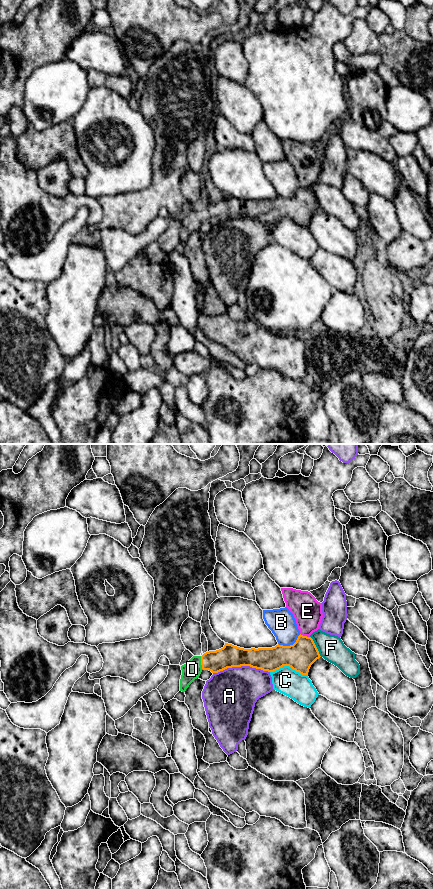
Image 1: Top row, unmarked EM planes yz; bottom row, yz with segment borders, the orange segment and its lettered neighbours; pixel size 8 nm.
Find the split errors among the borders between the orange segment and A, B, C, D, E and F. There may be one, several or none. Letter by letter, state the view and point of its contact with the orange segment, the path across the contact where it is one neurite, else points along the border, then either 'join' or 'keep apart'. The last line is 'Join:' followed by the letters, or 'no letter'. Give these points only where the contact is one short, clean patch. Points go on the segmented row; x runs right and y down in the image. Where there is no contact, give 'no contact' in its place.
A: meets orange in yz at (241, 665); keep apart
B: meets orange in yz at (290, 645); keep apart
C: meets orange in yz at (289, 666); keep apart
D: meets orange in yz at (201, 663); runs through yz (229, 656), (217, 661), (201, 663), (192, 669); join
E: meets orange in yz at (305, 636); keep apart
F: meets orange in yz at (315, 646); keep apart
Join: D

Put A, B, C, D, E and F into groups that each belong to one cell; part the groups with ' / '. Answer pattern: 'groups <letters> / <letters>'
groups A / B / C / D / E / F

